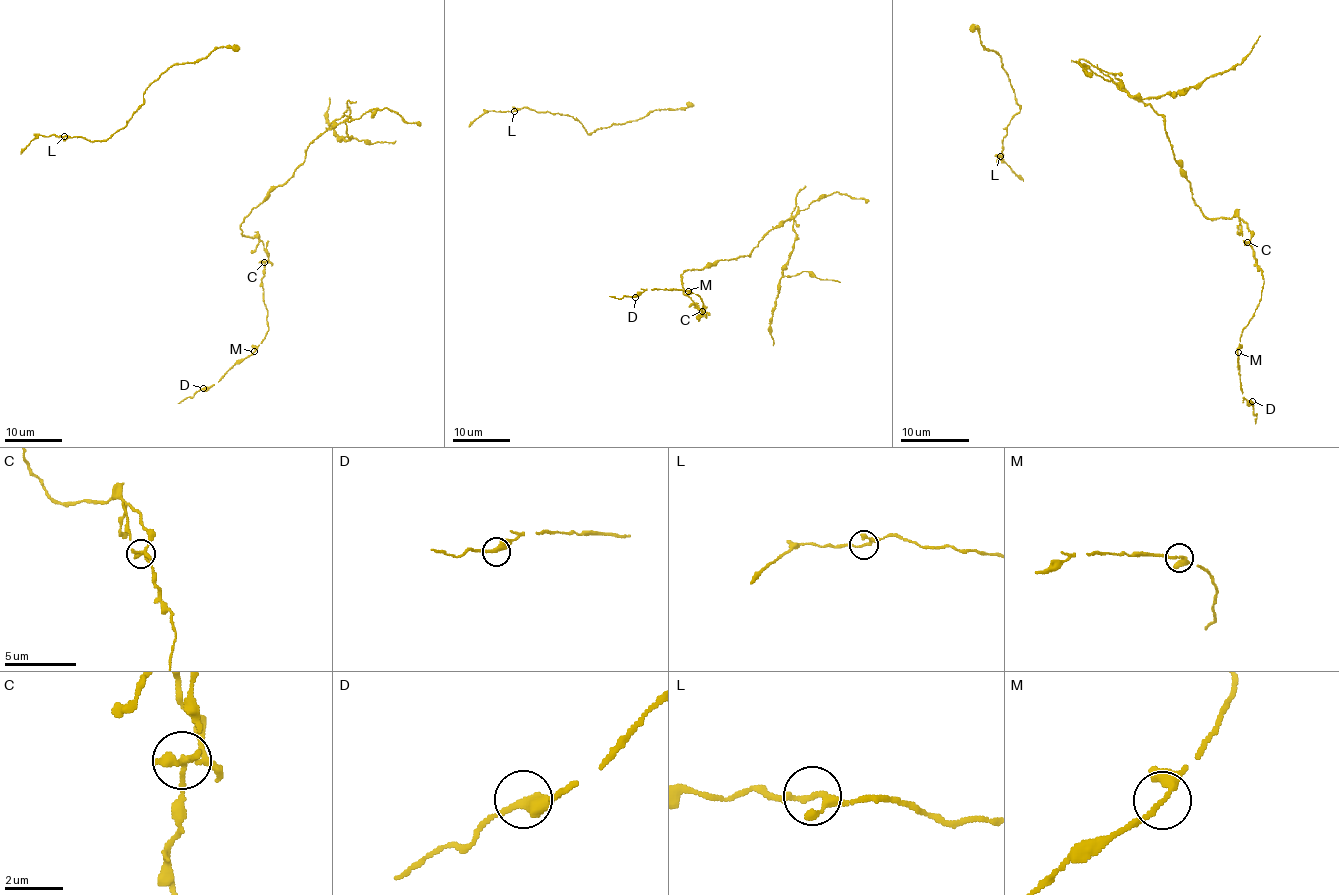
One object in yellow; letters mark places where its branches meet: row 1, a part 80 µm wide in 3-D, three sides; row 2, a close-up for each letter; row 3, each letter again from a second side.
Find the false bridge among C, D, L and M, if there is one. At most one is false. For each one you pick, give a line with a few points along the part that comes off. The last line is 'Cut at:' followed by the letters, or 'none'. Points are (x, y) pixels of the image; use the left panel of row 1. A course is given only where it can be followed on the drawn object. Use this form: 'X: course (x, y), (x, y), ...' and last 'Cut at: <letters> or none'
C: course (265, 262), (262, 241), (240, 226), (304, 162), (312, 142), (341, 122), (349, 140), (326, 119), (330, 97)
Cut at: C

